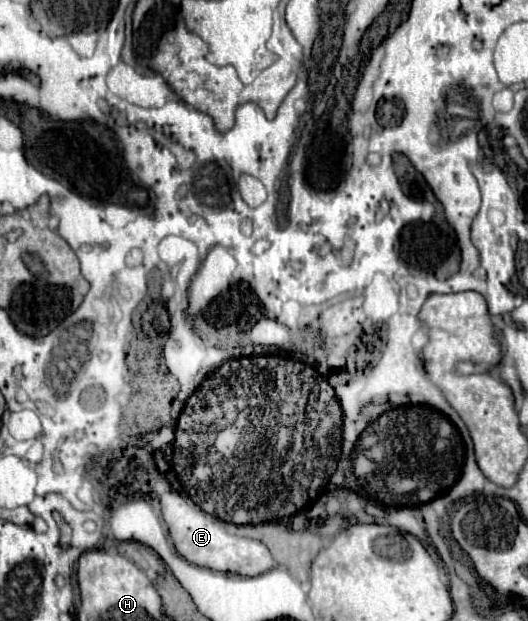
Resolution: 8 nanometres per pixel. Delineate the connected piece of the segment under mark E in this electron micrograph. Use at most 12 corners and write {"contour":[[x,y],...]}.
{"contour":[[161,494],[177,552],[195,566],[257,576],[265,544],[229,534],[187,496]]}

